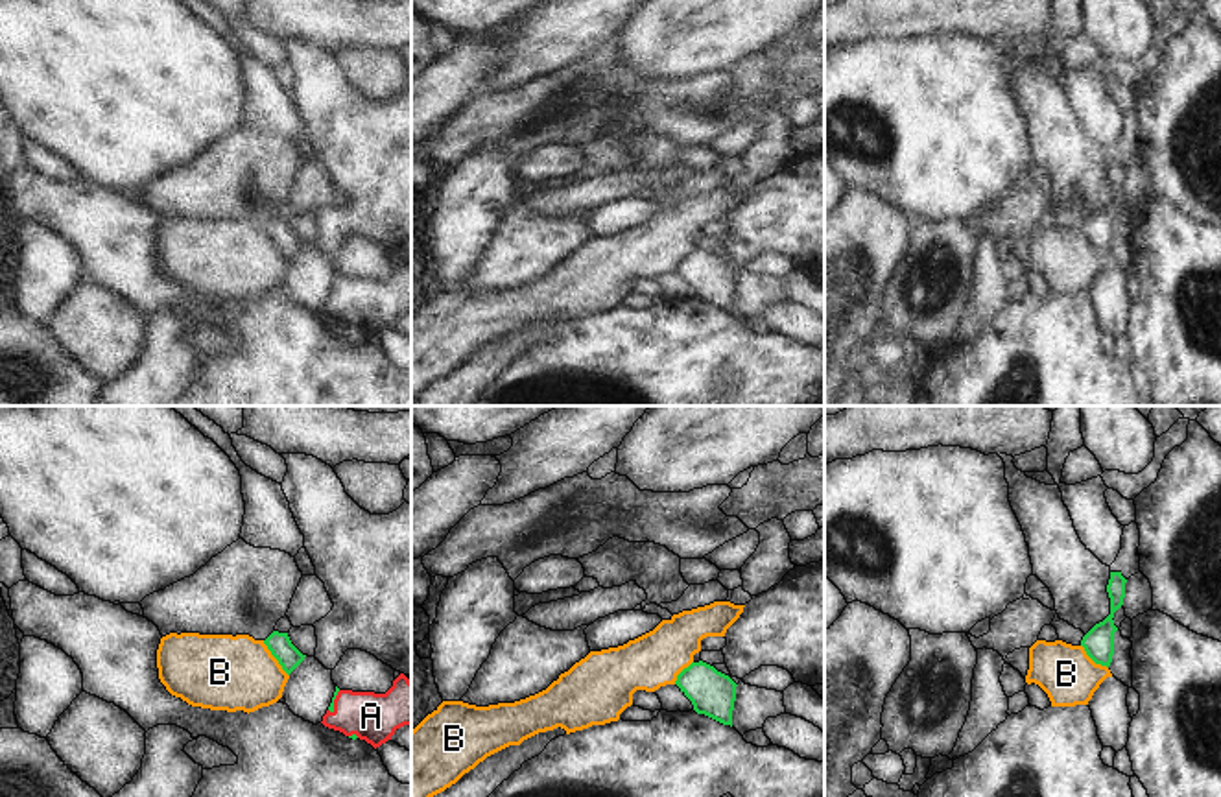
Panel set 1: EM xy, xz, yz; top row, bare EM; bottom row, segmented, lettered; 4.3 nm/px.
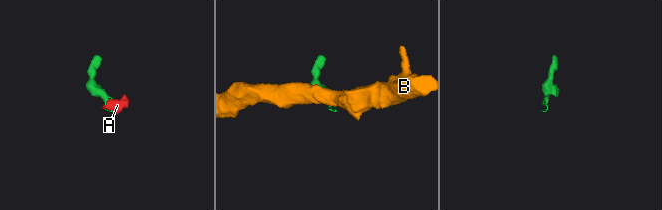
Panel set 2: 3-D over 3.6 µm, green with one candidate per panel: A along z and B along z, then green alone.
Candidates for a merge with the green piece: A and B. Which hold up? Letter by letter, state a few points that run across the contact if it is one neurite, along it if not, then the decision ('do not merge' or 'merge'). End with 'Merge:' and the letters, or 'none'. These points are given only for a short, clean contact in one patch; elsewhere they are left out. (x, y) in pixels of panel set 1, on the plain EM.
A: xy (331, 294), (332, 288), (343, 299), (371, 303) | merge
B: xy (262, 227), (288, 262) | do not merge
Merge: A

